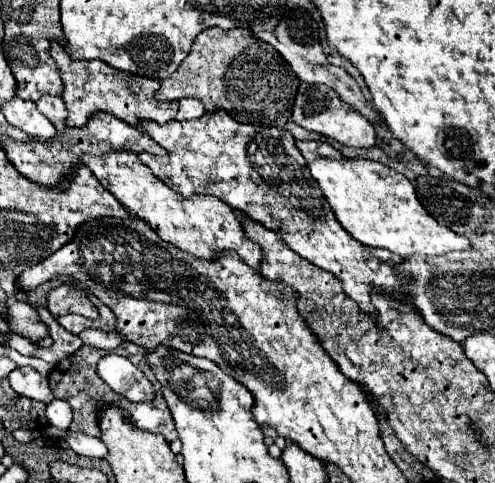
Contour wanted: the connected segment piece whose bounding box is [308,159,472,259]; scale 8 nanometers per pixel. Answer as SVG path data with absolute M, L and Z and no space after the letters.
M316 159L308 163L312 177L318 181L320 189L324 191L332 211L336 213L340 225L362 245L368 247L382 247L388 249L400 257L410 257L410 255L446 255L448 251L460 251L460 249L470 249L472 243L456 235L452 229L442 227L418 201L414 185L398 171L376 163L376 161L366 161L366 159L346 159L344 163L340 161L330 161L330 159Z

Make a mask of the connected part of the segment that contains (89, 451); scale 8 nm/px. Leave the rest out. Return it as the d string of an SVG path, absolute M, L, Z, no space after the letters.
M66 431L64 441L70 445L72 451L76 451L78 455L84 457L92 457L92 459L104 459L108 449L106 445L102 445L102 441L98 437L86 435L86 433L74 433L74 431Z

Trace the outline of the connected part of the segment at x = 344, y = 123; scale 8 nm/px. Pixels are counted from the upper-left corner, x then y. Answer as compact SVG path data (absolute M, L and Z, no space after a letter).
M300 83L300 89L298 89L298 95L294 101L292 119L296 125L300 125L308 131L314 131L326 139L338 141L342 145L350 145L350 147L374 147L376 145L376 131L370 125L370 121L366 117L362 117L360 113L348 109L348 105L342 103L342 99L326 85Z

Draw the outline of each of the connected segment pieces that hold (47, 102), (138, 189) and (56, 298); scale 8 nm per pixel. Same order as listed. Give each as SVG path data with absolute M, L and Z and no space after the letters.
M44 95L36 107L40 109L40 113L44 113L52 125L56 127L56 131L60 133L64 127L66 127L66 105L60 97L50 97L50 95Z
M114 151L106 155L82 155L84 165L96 175L96 179L130 211L130 215L146 221L162 241L176 245L178 249L200 257L200 259L216 259L222 251L236 251L246 265L260 271L260 263L264 253L260 245L246 239L242 229L240 215L234 213L218 197L196 195L190 199L180 197L174 193L166 183L162 183L134 153L128 151Z
M60 283L48 293L48 311L54 315L54 319L66 315L66 313L78 313L88 319L98 319L98 309L88 299L86 293L80 291L80 287L72 283Z

